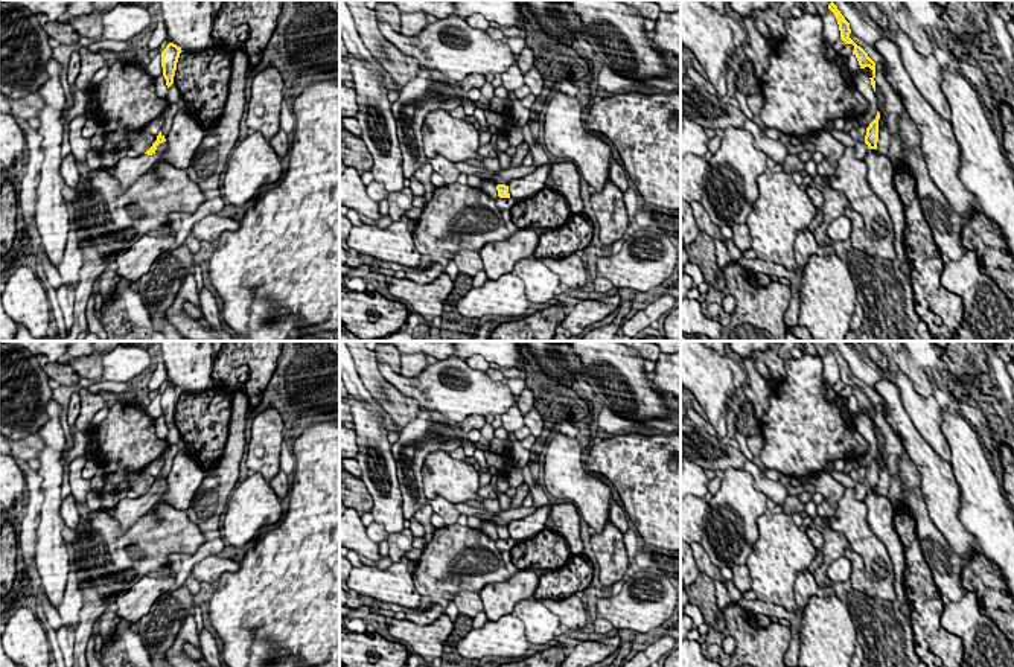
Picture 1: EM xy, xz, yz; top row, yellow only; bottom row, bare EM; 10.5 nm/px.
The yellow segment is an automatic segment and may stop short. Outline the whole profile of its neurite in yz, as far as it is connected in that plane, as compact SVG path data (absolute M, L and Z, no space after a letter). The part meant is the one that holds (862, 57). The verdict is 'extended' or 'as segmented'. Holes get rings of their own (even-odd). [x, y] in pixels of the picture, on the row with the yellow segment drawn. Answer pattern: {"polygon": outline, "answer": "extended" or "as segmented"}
{"polygon": "M833 2L828 5L828 9L834 14L834 17L837 20L839 30L840 30L840 40L845 44L853 44L854 46L853 55L857 58L860 69L869 67L872 70L874 76L869 78L869 79L871 79L871 85L875 91L875 81L874 81L874 78L875 78L875 62L868 56L868 53L860 46L857 46L850 38L850 34L851 34L850 23L845 20L845 17L840 14L840 11L837 9L837 6Z", "answer": "as segmented"}

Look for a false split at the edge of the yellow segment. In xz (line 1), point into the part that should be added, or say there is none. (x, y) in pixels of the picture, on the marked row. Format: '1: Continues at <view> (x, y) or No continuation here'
1: No continuation here

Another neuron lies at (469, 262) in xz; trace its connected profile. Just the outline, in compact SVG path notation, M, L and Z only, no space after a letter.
M460 248L458 251L454 253L452 259L458 266L458 271L469 277L475 277L477 273L484 268L480 251Z

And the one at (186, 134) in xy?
M180 107L166 137L167 151L152 168L169 163L177 169L187 169L204 137L206 129L189 114L186 107Z

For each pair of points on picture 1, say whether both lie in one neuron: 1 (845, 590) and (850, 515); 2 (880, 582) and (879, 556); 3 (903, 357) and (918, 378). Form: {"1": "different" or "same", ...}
{"1": "different", "2": "same", "3": "same"}

